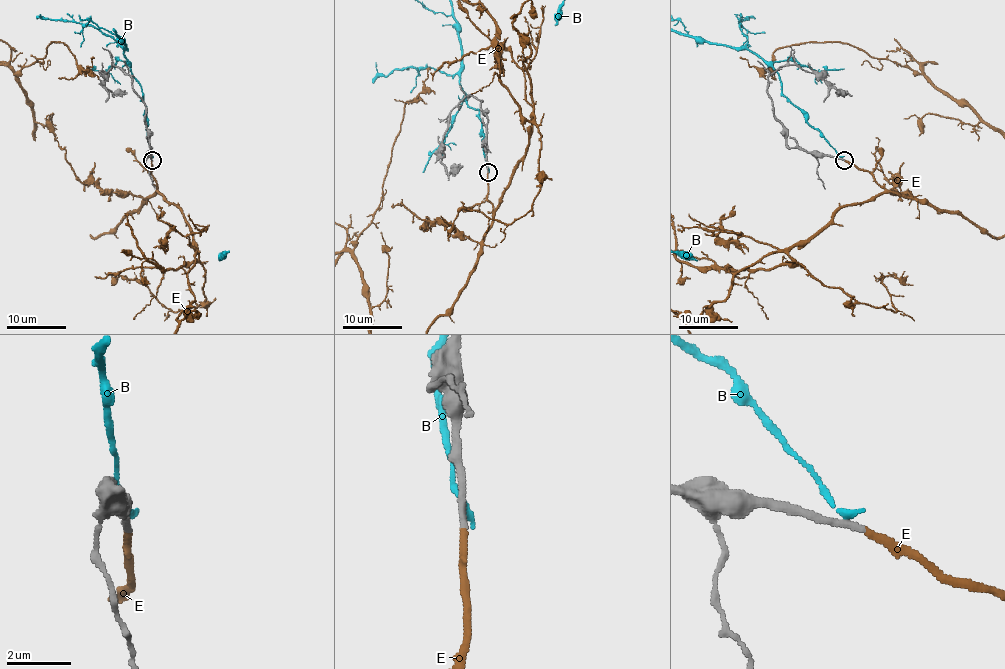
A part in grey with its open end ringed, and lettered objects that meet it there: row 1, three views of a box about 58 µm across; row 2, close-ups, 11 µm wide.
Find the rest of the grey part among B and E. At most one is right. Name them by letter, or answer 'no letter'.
E

